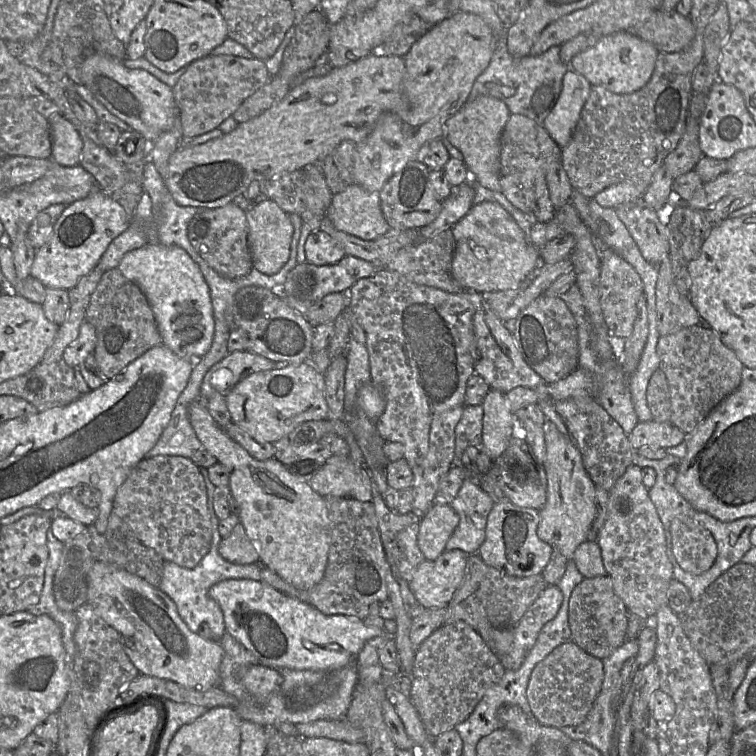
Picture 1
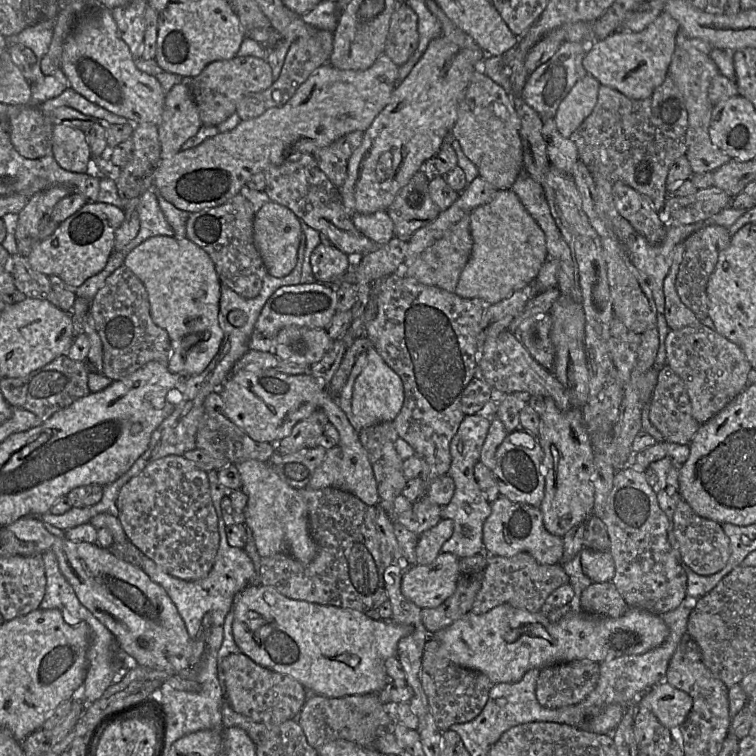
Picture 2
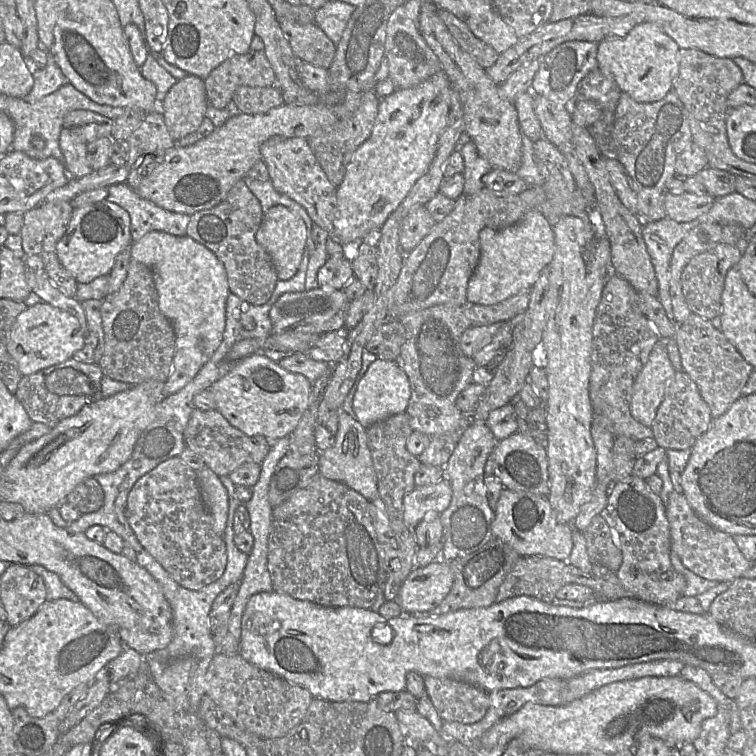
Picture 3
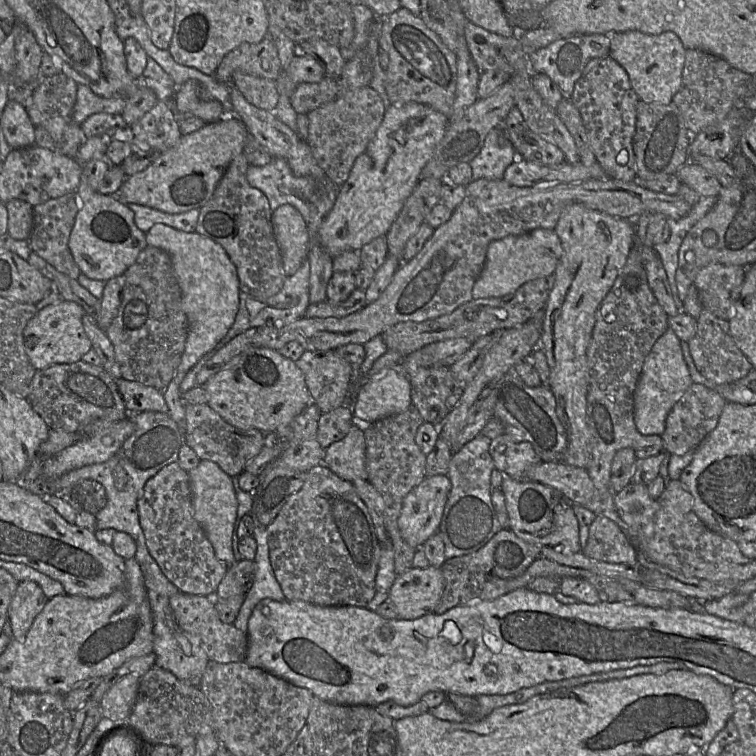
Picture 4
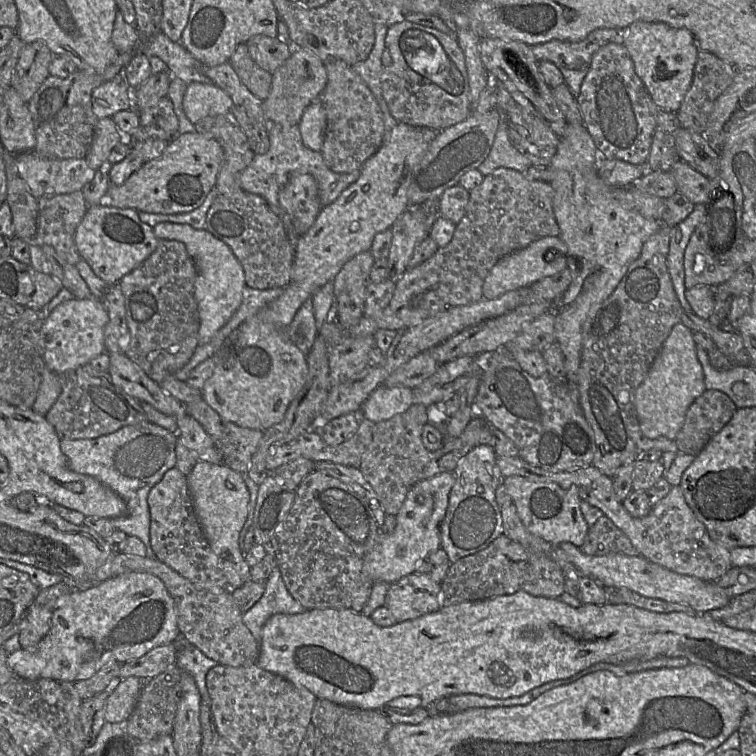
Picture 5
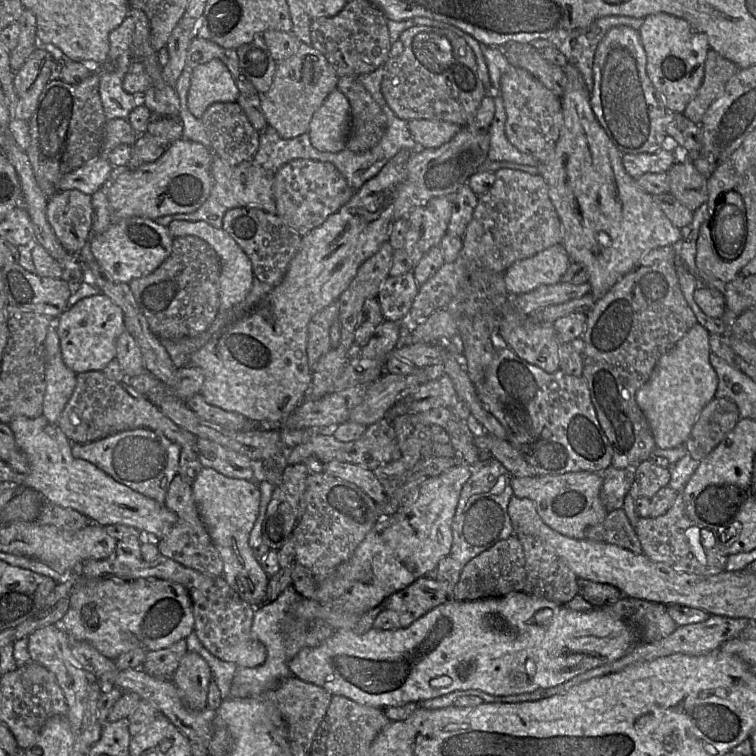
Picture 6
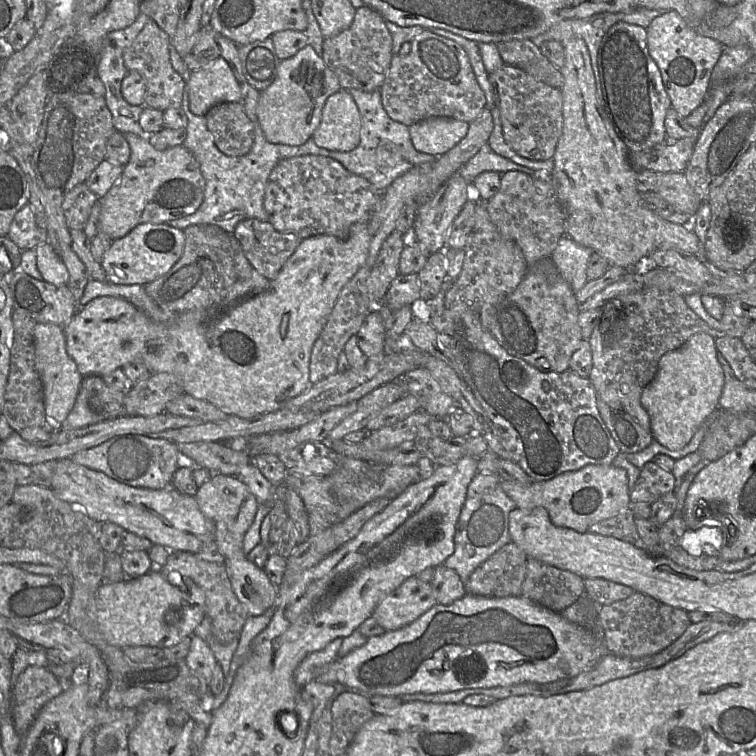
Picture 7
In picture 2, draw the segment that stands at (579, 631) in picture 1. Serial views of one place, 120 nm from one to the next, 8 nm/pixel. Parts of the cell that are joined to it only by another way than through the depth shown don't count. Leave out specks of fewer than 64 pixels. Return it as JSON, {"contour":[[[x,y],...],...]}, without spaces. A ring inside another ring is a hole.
{"contour":[[[613,582],[591,583],[581,594],[581,612],[599,617],[619,618],[629,606]]]}

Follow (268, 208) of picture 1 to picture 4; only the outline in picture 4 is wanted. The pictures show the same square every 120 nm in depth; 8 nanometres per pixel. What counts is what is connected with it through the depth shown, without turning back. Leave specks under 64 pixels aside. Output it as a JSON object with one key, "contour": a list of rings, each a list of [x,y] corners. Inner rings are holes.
{"contour":[[[284,204],[272,212],[272,227],[282,255],[283,270],[287,277],[294,275],[308,256],[309,232],[300,212]]]}

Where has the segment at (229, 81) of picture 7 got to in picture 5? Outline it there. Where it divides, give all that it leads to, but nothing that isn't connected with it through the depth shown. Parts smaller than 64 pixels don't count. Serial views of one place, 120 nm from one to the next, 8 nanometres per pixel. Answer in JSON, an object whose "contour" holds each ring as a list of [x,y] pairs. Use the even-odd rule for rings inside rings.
{"contour":[[[191,82],[187,84],[183,109],[193,124],[207,116],[225,114],[231,111],[233,105],[231,97],[213,83]]]}

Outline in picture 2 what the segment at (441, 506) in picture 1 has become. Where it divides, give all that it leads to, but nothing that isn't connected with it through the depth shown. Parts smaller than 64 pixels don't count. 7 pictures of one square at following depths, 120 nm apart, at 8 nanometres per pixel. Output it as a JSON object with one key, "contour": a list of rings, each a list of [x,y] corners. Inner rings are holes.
{"contour":[[[441,519],[433,528],[419,536],[416,546],[418,565],[432,563],[441,553],[442,545],[452,536],[454,524],[450,519]]]}

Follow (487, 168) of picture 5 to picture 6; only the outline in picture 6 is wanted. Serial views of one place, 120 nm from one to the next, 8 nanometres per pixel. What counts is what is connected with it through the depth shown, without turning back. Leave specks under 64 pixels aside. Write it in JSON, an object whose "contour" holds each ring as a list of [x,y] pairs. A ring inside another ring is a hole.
{"contour":[[[500,96],[494,98],[494,117],[487,130],[489,134],[489,149],[486,159],[492,162],[511,162],[519,165],[540,167],[539,161],[531,155],[521,153],[506,138],[506,114],[503,100]]]}

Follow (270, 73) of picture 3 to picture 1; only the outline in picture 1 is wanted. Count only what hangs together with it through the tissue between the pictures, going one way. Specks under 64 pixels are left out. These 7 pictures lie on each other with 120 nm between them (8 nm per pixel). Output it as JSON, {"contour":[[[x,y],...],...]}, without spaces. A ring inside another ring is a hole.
{"contour":[[[234,55],[206,56],[195,60],[173,87],[183,137],[199,136],[232,116],[245,99],[270,79],[263,60]]]}

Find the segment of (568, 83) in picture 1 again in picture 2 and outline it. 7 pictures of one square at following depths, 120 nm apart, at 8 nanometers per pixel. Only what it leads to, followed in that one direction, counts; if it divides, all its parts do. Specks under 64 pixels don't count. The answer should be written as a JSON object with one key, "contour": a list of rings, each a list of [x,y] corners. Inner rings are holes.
{"contour":[[[587,74],[576,82],[560,103],[554,119],[563,137],[570,138],[592,113],[598,100],[599,87],[599,81]]]}

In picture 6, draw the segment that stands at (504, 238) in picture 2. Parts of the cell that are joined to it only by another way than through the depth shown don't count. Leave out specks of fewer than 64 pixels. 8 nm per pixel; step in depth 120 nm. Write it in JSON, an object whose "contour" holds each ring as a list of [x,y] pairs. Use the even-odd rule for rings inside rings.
{"contour":[[[561,244],[553,245],[530,258],[518,260],[503,272],[507,292],[517,295],[541,285],[557,284],[570,263]]]}

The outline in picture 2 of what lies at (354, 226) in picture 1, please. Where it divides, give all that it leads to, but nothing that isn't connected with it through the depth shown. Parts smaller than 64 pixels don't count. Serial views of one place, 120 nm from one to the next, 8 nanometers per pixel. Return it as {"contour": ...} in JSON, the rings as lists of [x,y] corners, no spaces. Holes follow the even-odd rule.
{"contour":[[[386,210],[373,214],[354,213],[350,219],[359,232],[378,245],[394,237],[394,225]]]}

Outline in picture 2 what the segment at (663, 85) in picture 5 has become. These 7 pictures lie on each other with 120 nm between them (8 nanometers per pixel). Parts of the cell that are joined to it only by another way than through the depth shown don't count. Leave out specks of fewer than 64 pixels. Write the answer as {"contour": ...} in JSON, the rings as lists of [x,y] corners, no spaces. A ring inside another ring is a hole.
{"contour":[[[662,11],[641,31],[618,29],[604,39],[586,45],[583,67],[602,85],[609,86],[630,99],[647,99],[668,75],[678,31],[677,21]]]}

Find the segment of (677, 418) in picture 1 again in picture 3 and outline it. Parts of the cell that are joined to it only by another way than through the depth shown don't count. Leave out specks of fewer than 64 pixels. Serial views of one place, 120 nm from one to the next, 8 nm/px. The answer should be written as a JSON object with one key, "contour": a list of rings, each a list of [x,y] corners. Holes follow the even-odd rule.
{"contour":[[[696,314],[682,324],[677,324],[673,338],[678,346],[683,371],[697,385],[701,397],[708,404],[713,419],[724,414],[742,396],[753,367],[742,357],[725,335],[710,320]]]}

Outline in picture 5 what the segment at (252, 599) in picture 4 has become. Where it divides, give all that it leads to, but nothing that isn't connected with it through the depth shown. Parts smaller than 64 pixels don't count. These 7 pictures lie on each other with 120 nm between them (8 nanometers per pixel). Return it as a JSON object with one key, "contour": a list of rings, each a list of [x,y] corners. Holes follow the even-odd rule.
{"contour":[[[275,567],[265,581],[265,591],[262,597],[243,614],[242,622],[259,644],[263,626],[271,616],[299,614],[305,610],[288,592],[279,568]]]}

